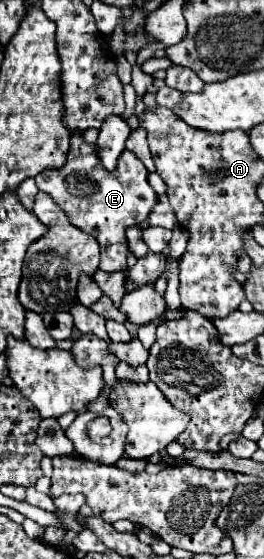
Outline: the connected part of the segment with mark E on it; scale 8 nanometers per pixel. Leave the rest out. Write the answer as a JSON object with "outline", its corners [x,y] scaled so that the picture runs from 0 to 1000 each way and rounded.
{"outline":[[[284,234],[269,245],[269,270],[254,292],[231,302],[163,302],[133,317],[140,335],[201,352],[201,360],[261,385],[269,399],[345,417],[383,438],[383,474],[390,485],[481,481],[481,424],[473,410],[527,403],[557,392],[564,377],[595,363],[595,345],[557,324],[549,295],[496,274],[466,270],[451,277],[443,299],[405,306],[383,295],[367,263],[314,249],[314,238]]]}

